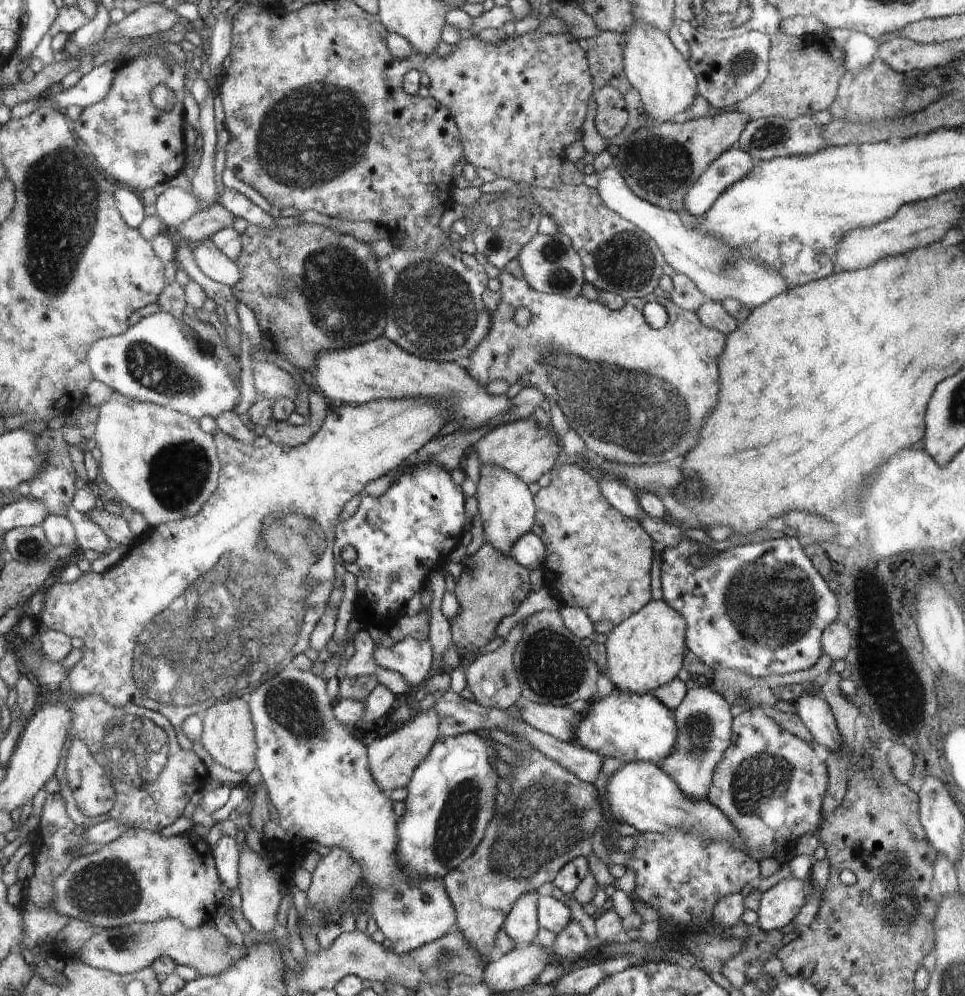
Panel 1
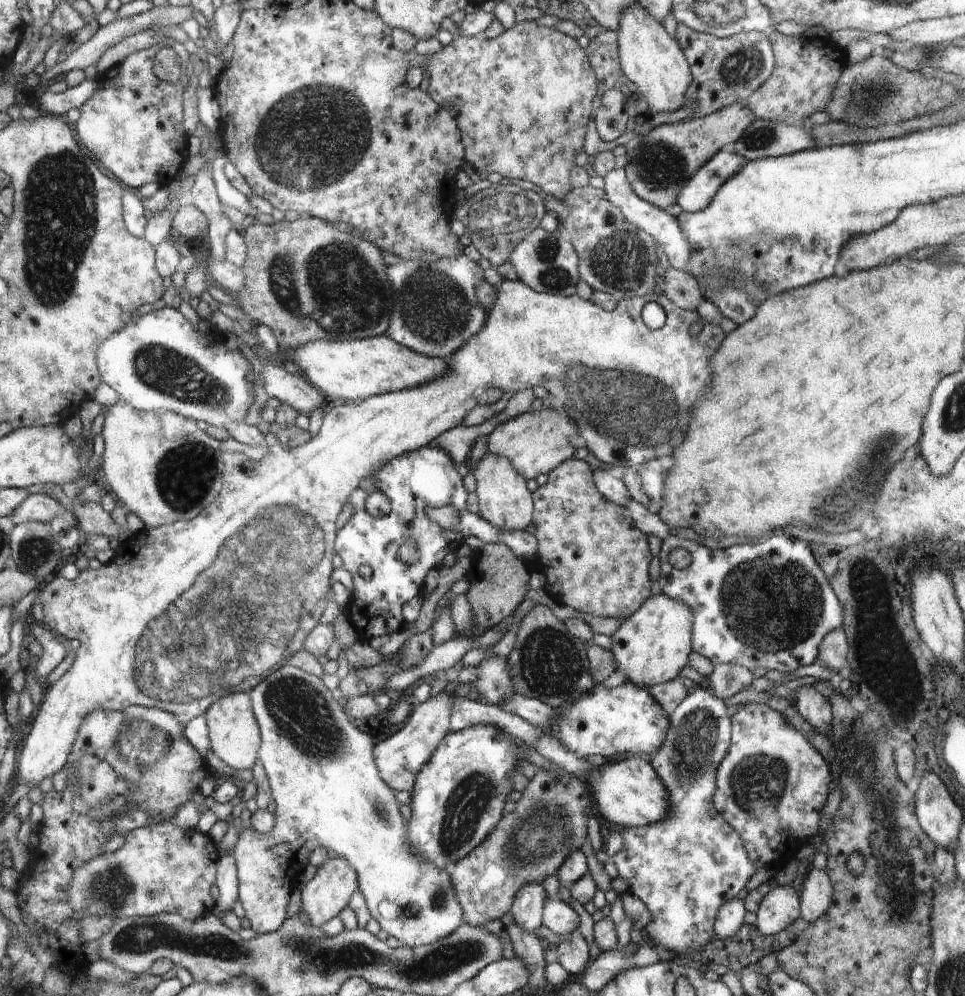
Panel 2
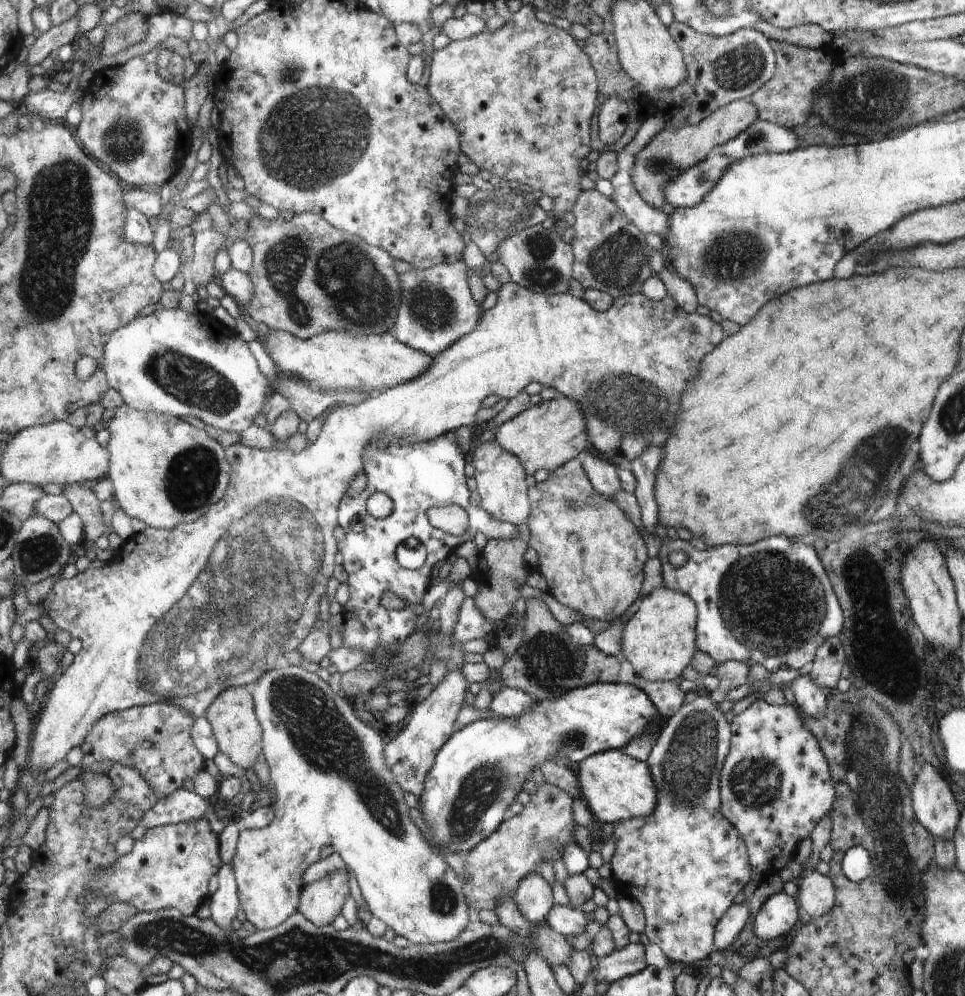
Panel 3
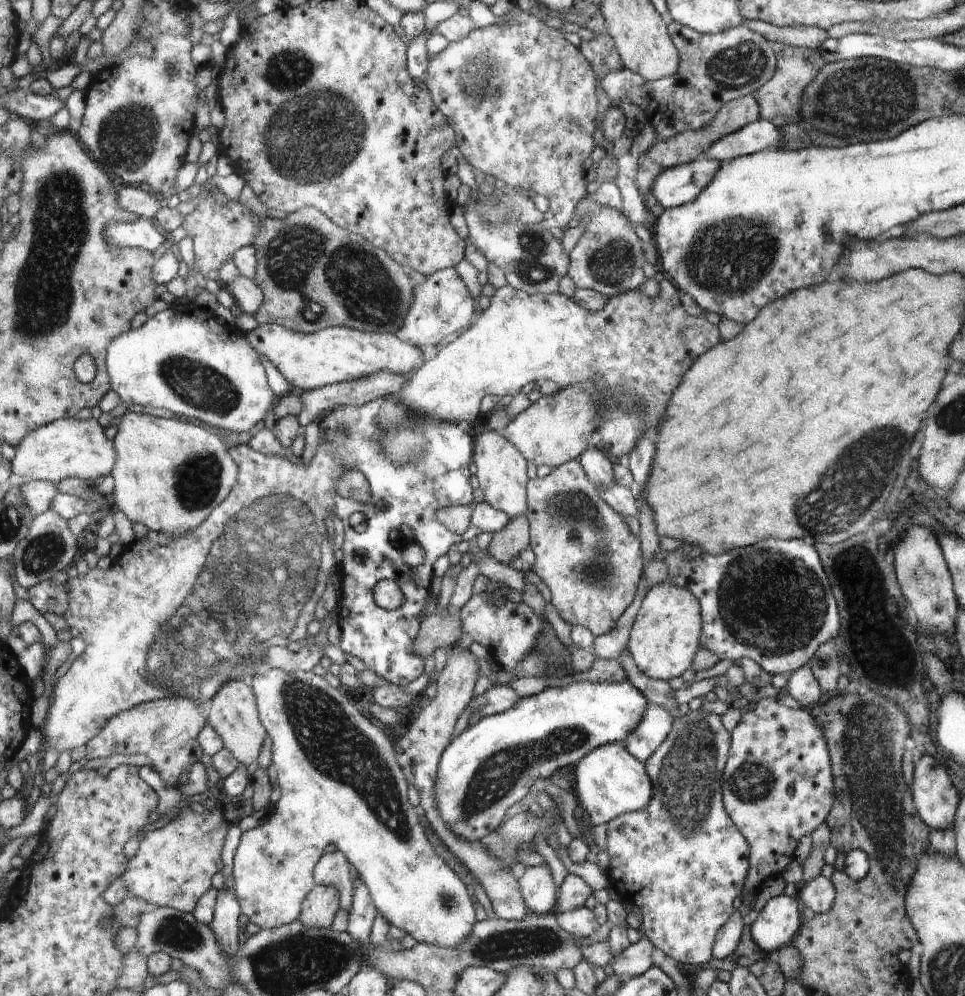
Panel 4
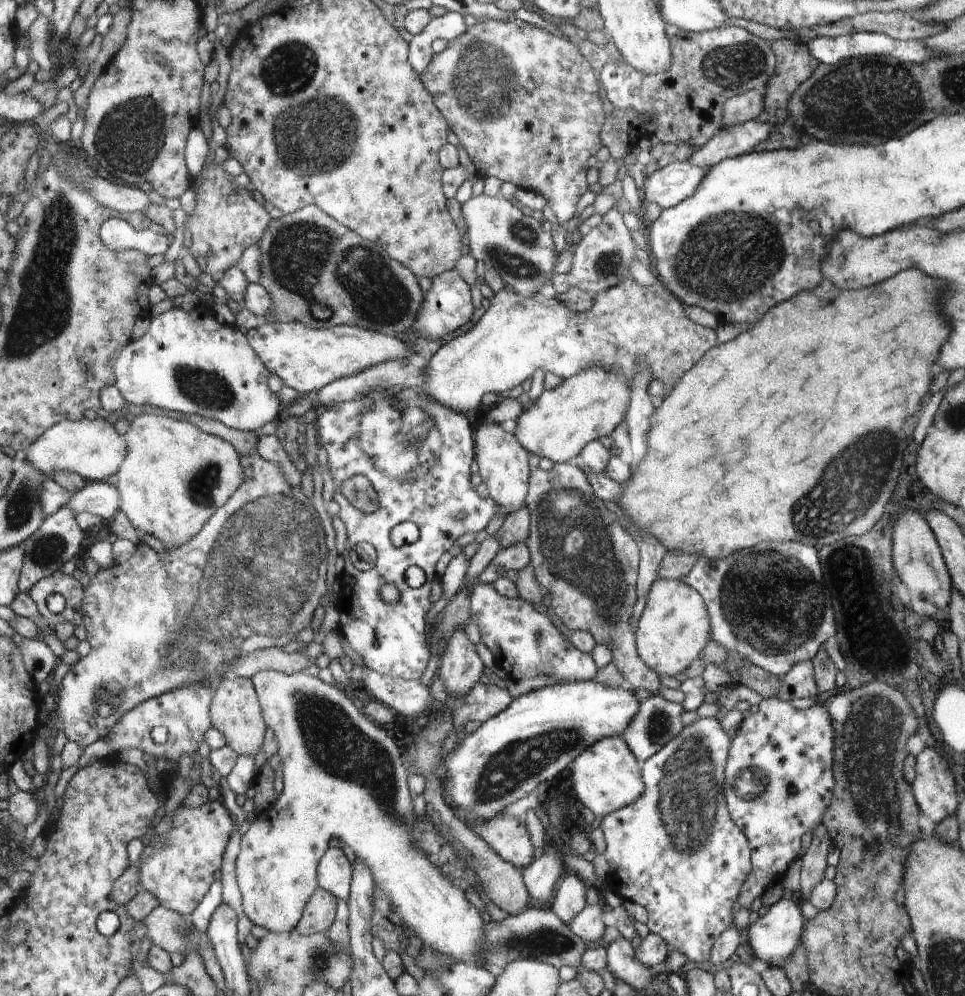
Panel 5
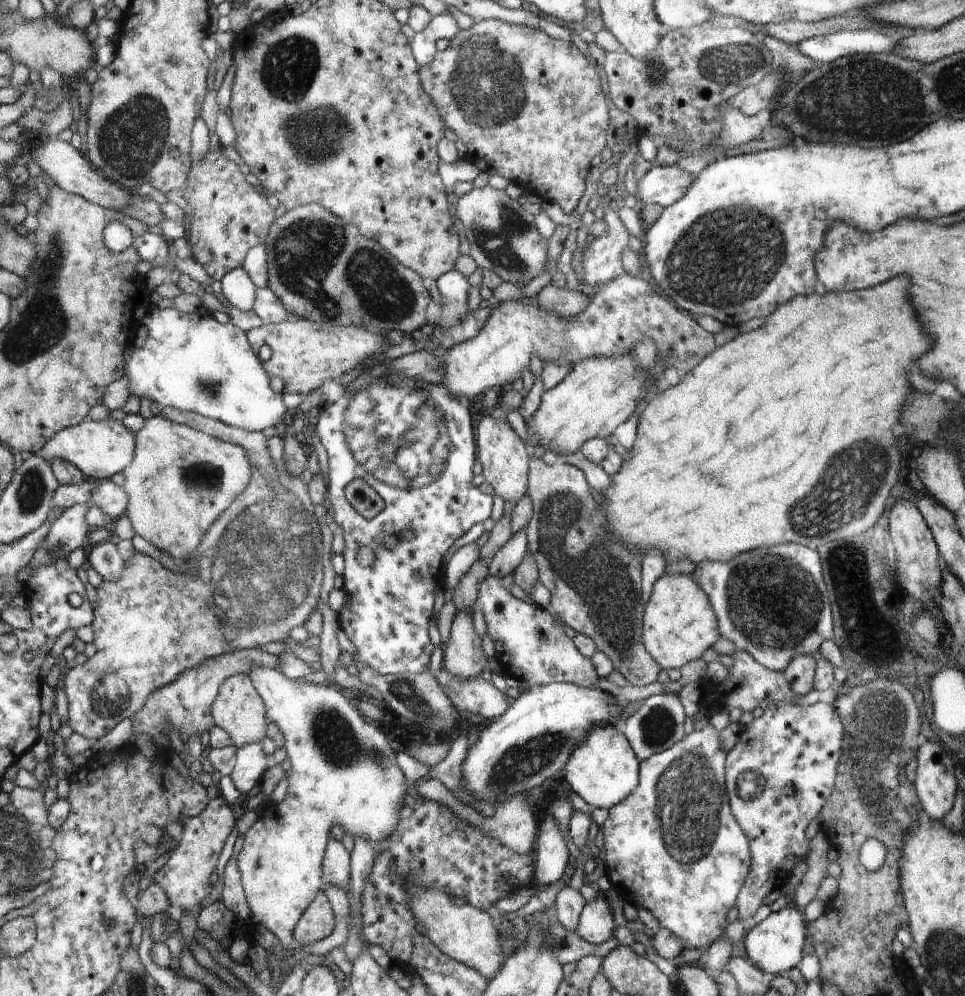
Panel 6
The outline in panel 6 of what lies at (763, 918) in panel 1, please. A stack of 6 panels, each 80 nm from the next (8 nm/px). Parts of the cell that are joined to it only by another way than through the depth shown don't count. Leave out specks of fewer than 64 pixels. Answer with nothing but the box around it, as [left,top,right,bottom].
[744,906,806,980]

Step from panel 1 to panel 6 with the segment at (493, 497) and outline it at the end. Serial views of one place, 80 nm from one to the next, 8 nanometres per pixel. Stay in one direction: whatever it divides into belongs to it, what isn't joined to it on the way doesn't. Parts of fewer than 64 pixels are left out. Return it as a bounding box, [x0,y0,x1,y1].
[476,416,528,504]

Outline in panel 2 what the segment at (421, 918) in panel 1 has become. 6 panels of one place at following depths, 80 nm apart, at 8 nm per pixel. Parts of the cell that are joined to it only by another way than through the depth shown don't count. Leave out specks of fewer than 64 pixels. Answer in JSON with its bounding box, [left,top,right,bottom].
[233,663,464,947]

